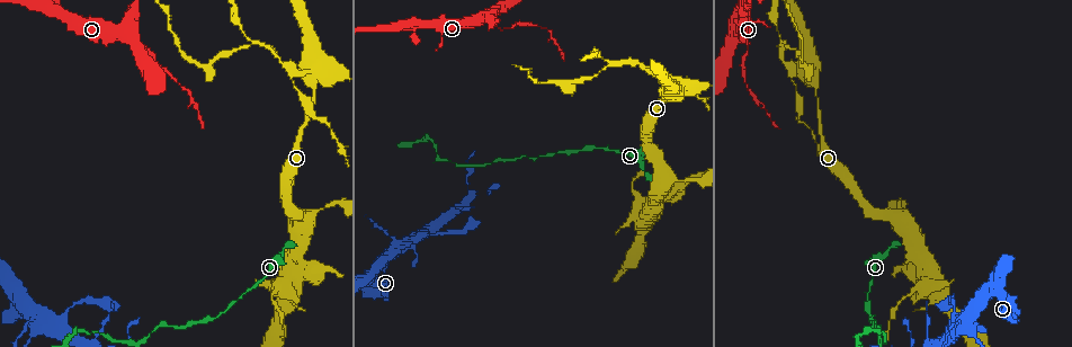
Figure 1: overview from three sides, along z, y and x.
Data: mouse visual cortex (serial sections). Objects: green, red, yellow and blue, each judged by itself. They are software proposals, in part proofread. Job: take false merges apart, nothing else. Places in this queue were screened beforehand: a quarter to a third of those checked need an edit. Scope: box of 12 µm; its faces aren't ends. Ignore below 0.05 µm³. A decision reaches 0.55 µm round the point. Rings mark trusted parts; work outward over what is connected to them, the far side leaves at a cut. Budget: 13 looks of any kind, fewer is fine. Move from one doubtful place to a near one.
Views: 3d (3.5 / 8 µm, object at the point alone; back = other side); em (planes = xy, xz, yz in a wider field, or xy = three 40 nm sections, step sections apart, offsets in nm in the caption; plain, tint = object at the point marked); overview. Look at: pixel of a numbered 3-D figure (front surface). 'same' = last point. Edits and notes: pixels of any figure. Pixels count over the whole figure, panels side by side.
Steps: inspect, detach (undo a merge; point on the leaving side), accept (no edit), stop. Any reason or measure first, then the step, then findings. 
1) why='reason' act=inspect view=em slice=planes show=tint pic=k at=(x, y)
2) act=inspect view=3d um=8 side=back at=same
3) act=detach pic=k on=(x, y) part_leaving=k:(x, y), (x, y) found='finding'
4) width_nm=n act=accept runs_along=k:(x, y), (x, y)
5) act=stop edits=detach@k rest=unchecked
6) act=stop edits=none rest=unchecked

why='thick turns thin' act=inspect view=3d um=8 pic=1 at=(793, 69)

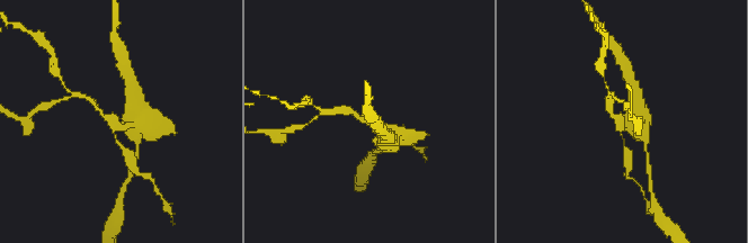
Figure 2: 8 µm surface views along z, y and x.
act=inspect view=3d um=3.5 pic=2 at=(621, 124)

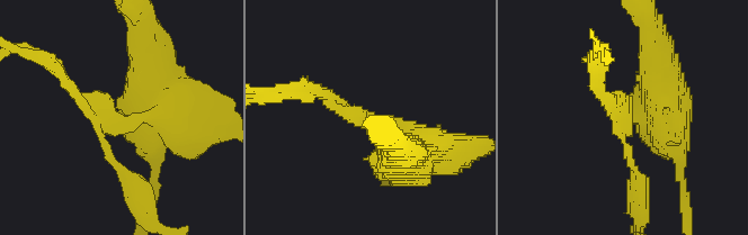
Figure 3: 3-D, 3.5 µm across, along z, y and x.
arms=3 arm_widths_nm=150,150,500 why='shape alone is not enough' act=inspect view=em slice=xy step=3 show=tint pic=3 at=(364, 119)

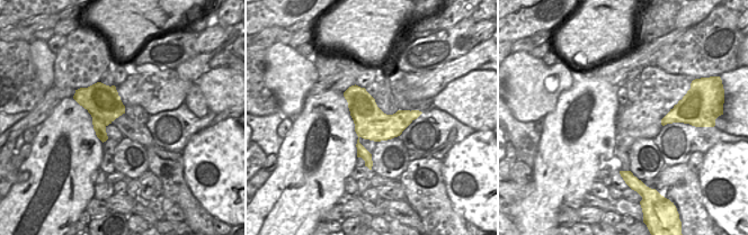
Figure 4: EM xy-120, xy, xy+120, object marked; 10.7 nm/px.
act=detach pic=3 on=(105, 115) part_leaving=3:(144, 115), (113, 118), (58, 73) found='a second cell is stuck on'

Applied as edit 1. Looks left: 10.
why='a narrow waist' act=inspect view=3d um=3.5 pic=1 at=(145, 45)

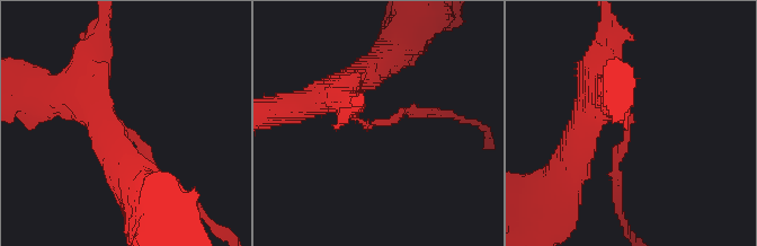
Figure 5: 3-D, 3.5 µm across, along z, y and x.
act=inspect view=em slice=xy step=5 show=tint pic=5 at=(124, 125)

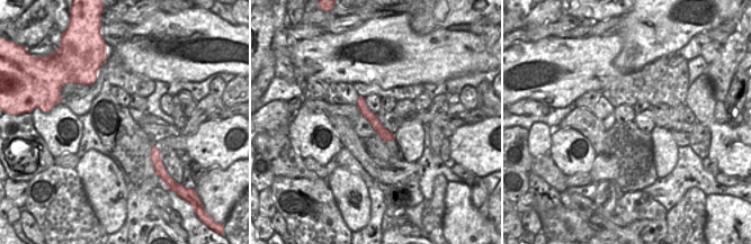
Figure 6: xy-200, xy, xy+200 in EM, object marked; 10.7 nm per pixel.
arm_widths_nm=150,350 act=detach pic=5 on=(134, 137) part_leaving=5:(363, 123), (436, 114) found='a second cell is stuck on'

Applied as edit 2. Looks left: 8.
act=inspect view=overview

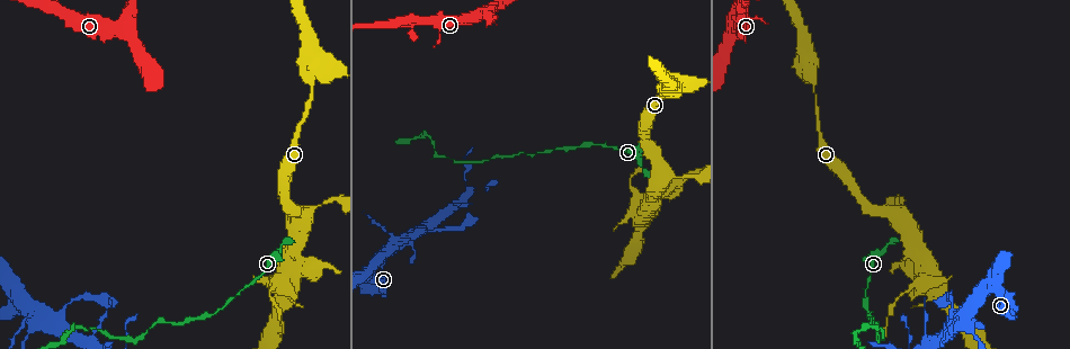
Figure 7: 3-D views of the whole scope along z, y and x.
why='abrupt turn' act=inspect view=3d um=3.5 pic=7 at=(873, 318)

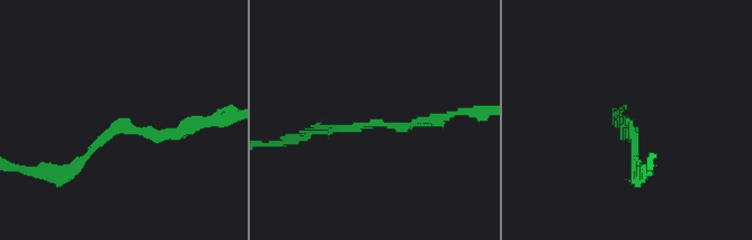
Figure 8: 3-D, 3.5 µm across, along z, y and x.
act=inspect view=em slice=planes show=tint pic=8 at=(631, 124)

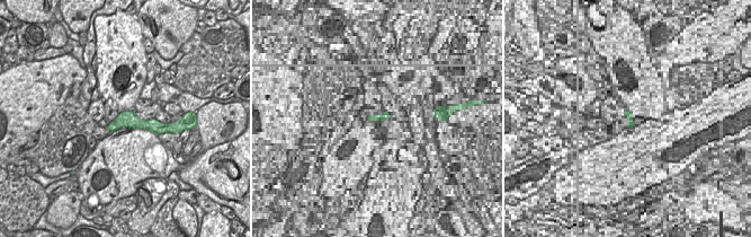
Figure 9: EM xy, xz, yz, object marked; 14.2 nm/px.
why='another direction' act=inspect view=em slice=xy step=3 show=tint at=same

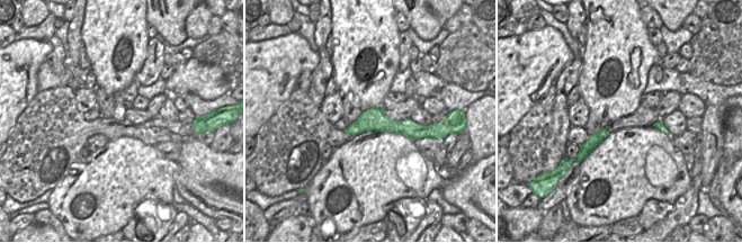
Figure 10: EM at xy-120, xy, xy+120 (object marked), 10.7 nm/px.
width_nm=240 act=accept runs_along=10:(418, 128), (361, 124), (349, 131) found='continuous, no second cell'

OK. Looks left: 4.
act=inspect view=3d um=8 pic=7 at=(79, 328)

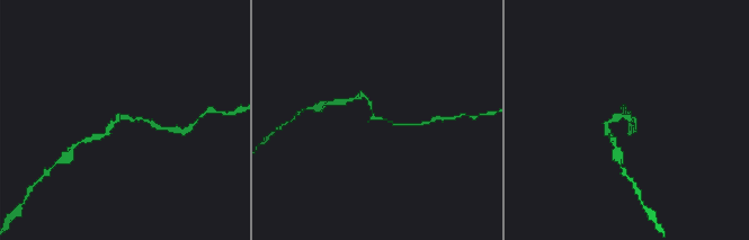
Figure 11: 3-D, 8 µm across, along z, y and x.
why='shape alone is not enough' act=inspect view=em slice=xy step=5 show=tint pic=11 at=(630, 117)

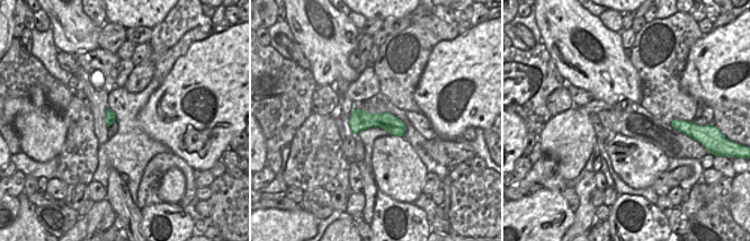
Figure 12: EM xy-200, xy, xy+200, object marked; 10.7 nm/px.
arm_widths_nm=150,200 act=accept runs_along=11:(406, 125), (375, 117), (362, 95) found='all the same cell'

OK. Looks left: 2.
act=stop edits=detach@3,detach@5 rest=unchecked

